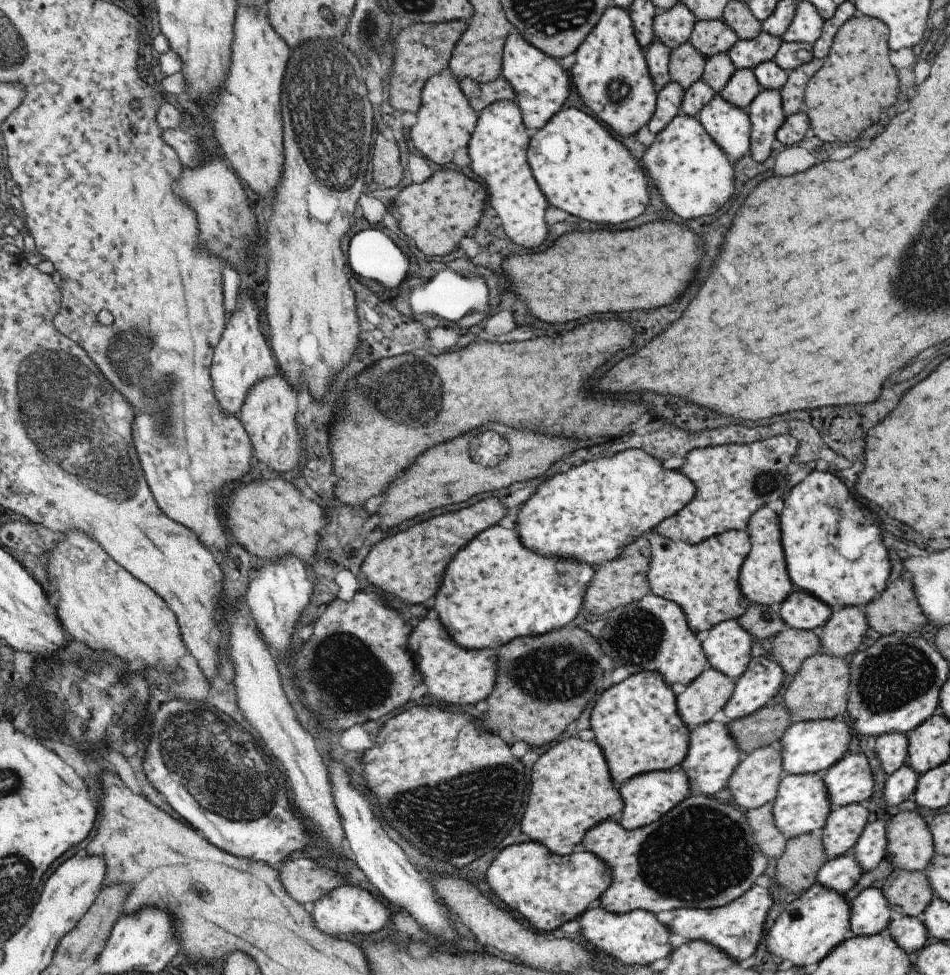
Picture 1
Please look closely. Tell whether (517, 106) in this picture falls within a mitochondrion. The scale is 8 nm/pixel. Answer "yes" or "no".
no

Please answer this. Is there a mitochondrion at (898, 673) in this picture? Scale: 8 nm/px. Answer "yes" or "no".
yes

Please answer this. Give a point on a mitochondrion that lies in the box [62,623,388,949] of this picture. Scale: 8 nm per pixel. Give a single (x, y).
(213, 780)

